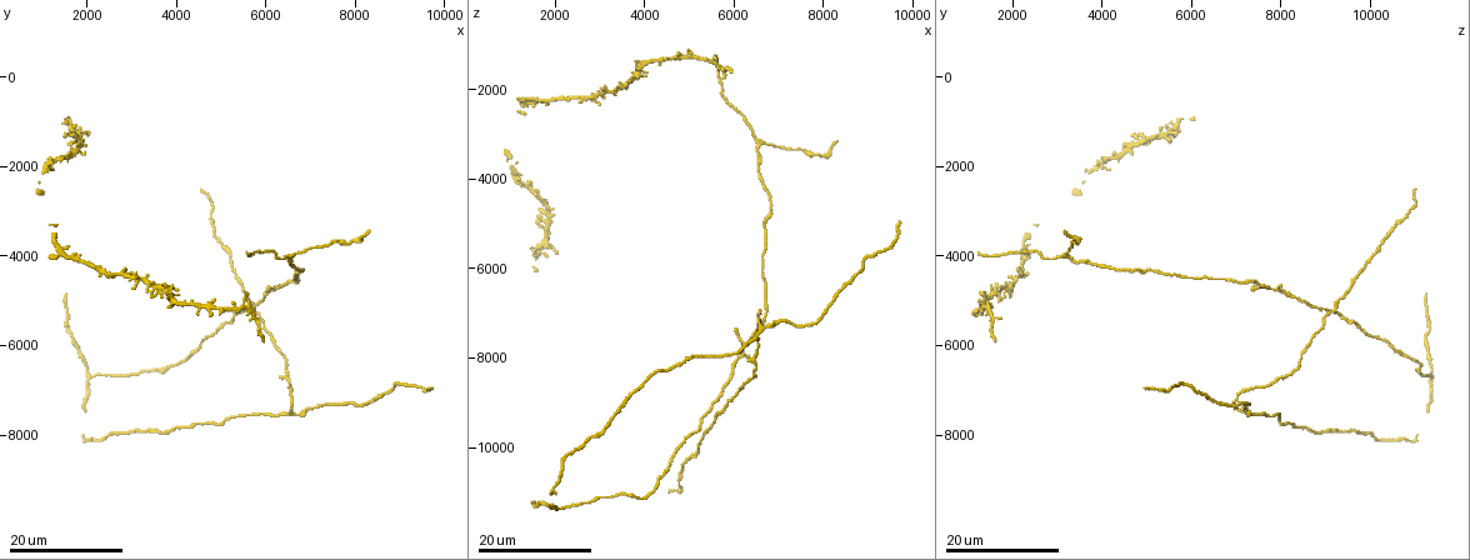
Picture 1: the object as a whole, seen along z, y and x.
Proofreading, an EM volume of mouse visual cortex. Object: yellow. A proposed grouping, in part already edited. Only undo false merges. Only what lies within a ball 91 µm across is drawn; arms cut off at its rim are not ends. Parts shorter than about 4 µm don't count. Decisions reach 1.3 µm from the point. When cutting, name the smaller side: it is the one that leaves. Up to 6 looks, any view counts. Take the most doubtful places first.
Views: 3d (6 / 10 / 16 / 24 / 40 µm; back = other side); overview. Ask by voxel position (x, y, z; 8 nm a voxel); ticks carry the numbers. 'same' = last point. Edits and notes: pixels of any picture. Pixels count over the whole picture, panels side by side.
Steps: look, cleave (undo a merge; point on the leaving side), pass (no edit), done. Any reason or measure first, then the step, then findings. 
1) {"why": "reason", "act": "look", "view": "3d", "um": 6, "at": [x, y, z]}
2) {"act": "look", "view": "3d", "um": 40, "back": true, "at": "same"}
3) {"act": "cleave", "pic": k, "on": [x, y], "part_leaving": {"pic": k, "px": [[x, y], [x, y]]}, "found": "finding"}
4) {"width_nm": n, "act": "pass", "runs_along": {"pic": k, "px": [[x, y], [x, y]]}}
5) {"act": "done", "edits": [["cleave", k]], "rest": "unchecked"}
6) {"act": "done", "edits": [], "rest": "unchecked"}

{"why": "arms part here", "act": "look", "view": "3d", "um": 24, "at": [6700, 7600, 7300]}

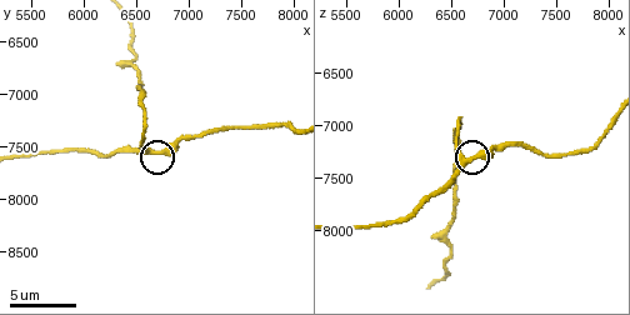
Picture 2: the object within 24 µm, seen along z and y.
{"act": "look", "view": "3d", "um": 10, "at": [6680, 7540, 7340]}

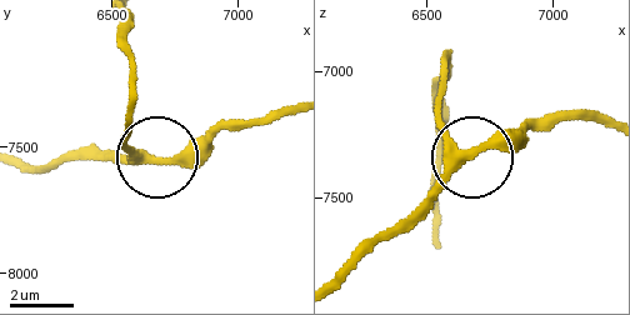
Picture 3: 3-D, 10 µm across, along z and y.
{"arms": 3, "act": "pass", "runs_along": {"pic": 3, "px": [[434, 165], [450, 60], [443, 116], [466, 149], [560, 116]]}, "found": "one cell here"}

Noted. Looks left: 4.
{"why": "two arms in line, one across", "act": "look", "view": "3d", "um": 16, "at": [5500, 5250, 9150]}

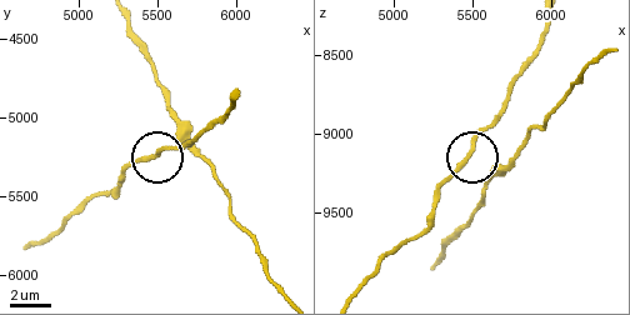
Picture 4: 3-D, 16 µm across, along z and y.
{"act": "look", "view": "3d", "um": 6, "at": [5480, 5260, 9140]}

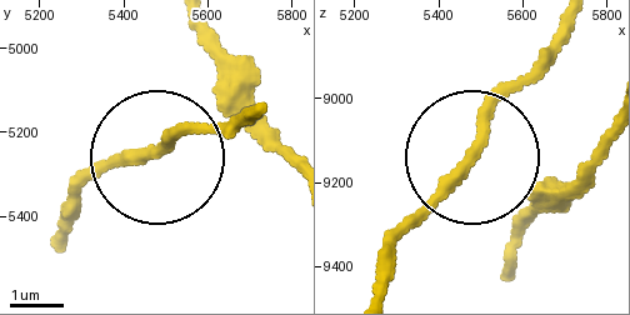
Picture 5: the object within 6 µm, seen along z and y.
{"arms": 3, "act": "pass", "found": "continuous, no second cell"}

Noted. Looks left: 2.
{"why": "thin arm on a thick one", "act": "look", "view": "3d", "um": 24, "at": [5750, 5350, 1550]}

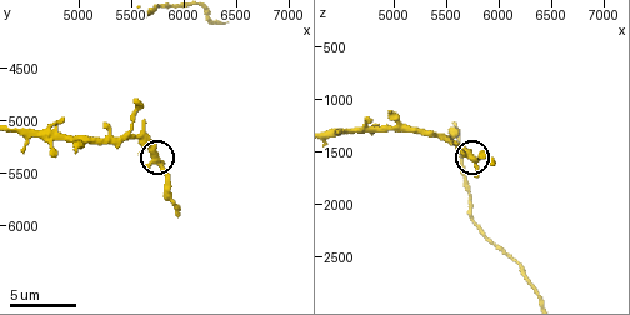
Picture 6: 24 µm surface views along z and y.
{"act": "look", "view": "3d", "um": 10, "at": [5700, 5360, 1540]}

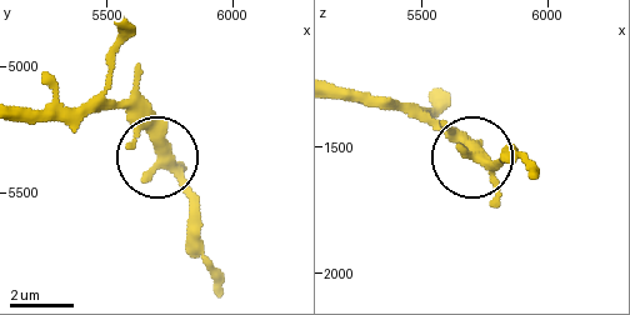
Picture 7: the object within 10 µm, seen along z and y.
{"width_nm": 300, "act": "pass", "found": "continuous, no second cell"}

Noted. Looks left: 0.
{"act": "done", "edits": [], "rest": "unchecked"}

